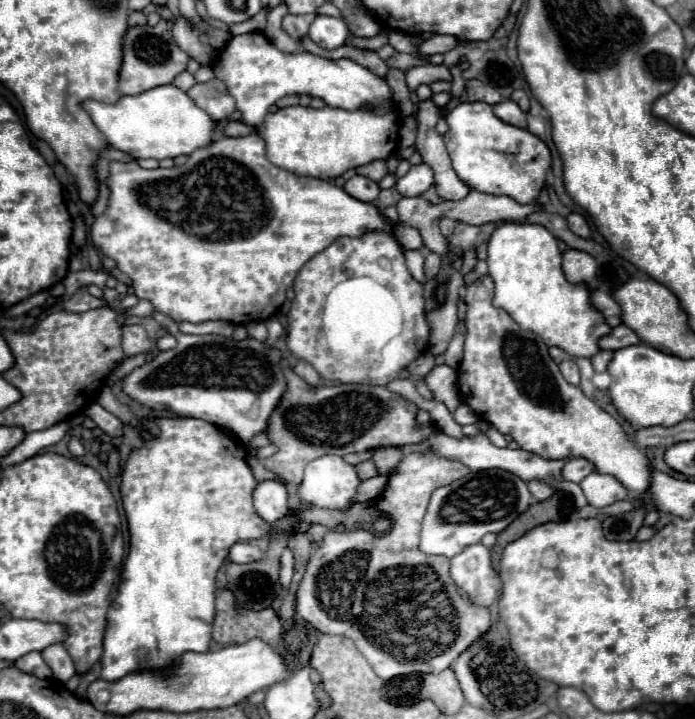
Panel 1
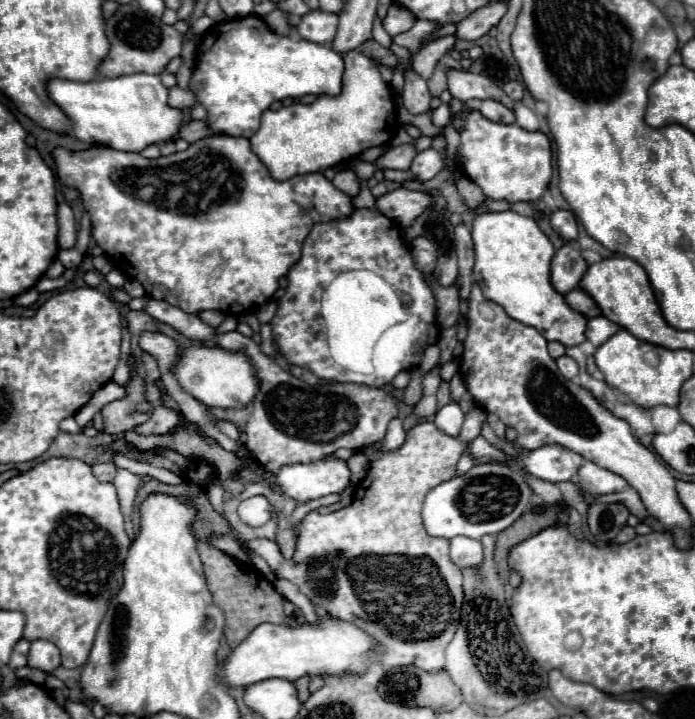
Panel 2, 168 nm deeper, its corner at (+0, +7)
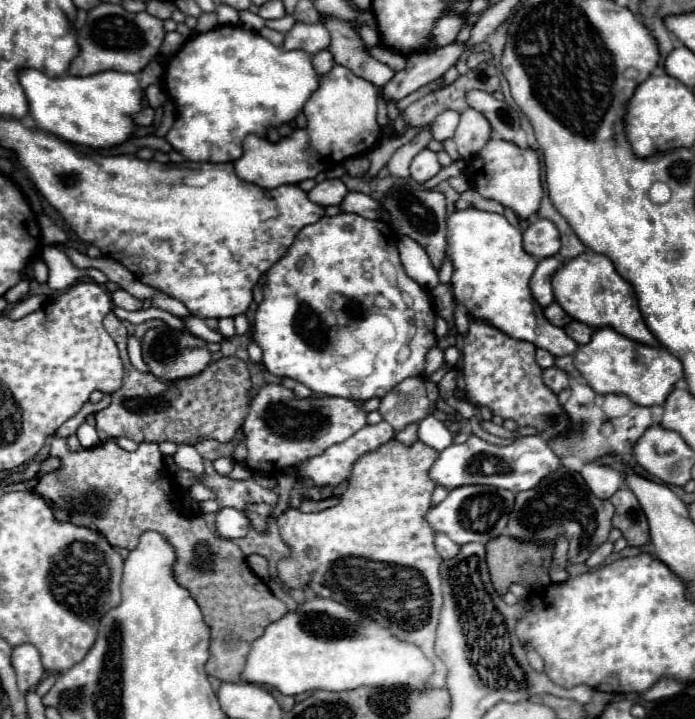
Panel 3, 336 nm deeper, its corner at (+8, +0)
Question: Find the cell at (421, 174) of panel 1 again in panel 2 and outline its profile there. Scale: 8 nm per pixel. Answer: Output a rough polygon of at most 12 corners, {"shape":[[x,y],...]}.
{"shape":[[433,148],[413,158],[413,180],[427,182],[443,170],[441,154]]}

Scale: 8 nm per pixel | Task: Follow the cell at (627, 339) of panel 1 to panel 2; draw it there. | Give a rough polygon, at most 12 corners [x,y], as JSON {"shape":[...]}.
{"shape":[[605,316],[587,322],[587,340],[601,346],[621,326]]}

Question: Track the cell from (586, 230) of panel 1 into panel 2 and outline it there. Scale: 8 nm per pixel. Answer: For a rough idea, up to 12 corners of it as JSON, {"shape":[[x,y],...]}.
{"shape":[[571,210],[553,212],[549,222],[565,240],[579,236]]}

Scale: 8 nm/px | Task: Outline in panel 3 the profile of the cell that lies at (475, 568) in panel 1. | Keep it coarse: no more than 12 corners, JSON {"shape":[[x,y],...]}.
{"shape":[[435,533],[435,547],[443,559],[455,557],[455,545],[445,533]]}

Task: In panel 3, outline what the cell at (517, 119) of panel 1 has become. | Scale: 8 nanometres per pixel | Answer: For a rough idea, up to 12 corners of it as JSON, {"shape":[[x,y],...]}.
{"shape":[[461,111],[453,139],[471,159],[491,139],[483,113]]}

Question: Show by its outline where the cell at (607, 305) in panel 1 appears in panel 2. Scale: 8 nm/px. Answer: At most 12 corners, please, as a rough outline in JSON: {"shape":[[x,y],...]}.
{"shape":[[585,290],[567,292],[567,302],[587,318],[601,316],[601,308]]}

